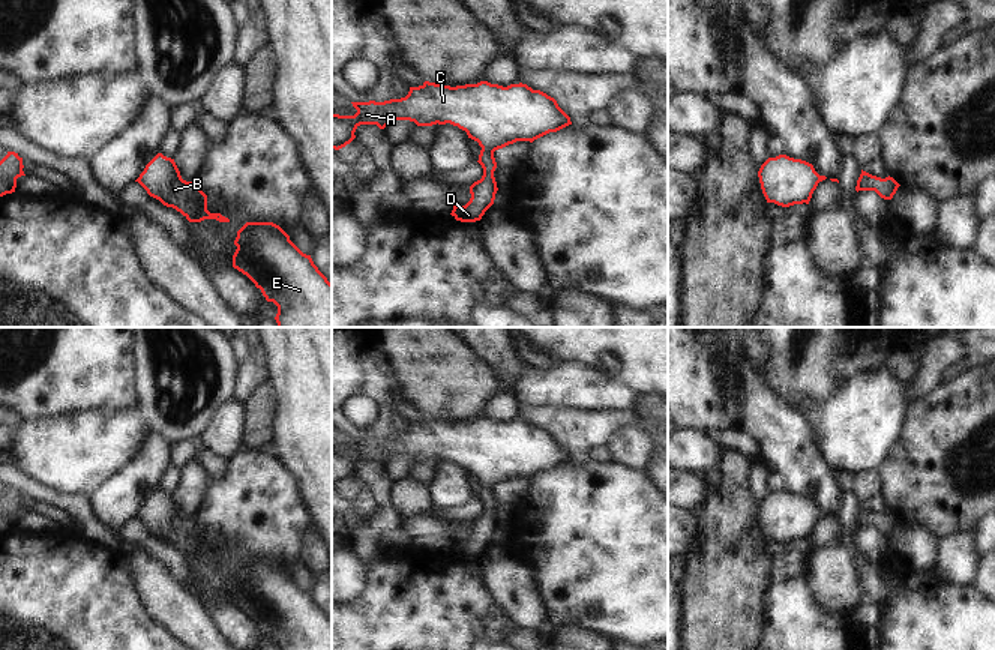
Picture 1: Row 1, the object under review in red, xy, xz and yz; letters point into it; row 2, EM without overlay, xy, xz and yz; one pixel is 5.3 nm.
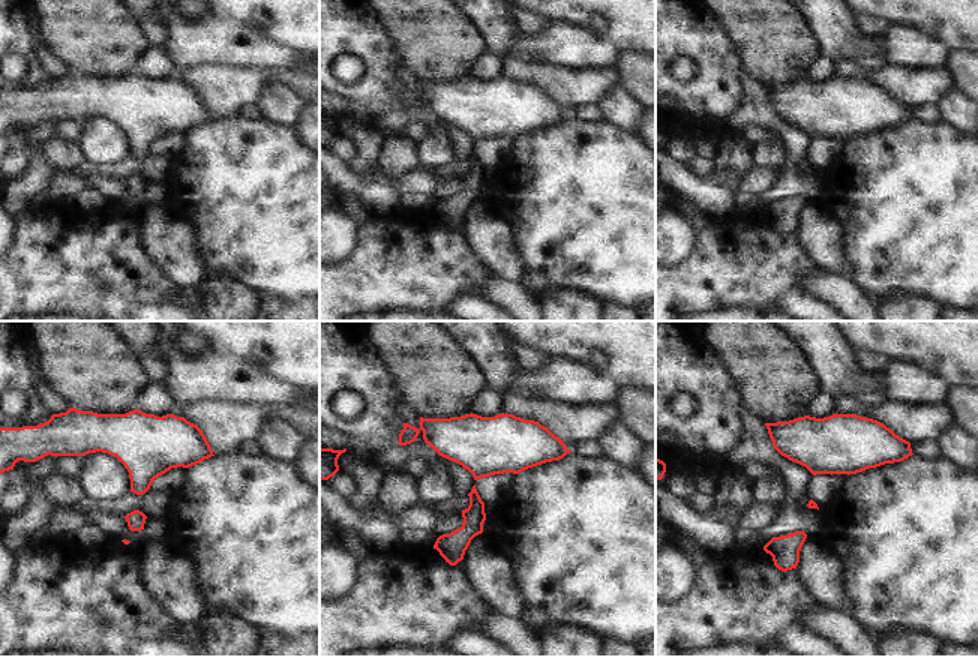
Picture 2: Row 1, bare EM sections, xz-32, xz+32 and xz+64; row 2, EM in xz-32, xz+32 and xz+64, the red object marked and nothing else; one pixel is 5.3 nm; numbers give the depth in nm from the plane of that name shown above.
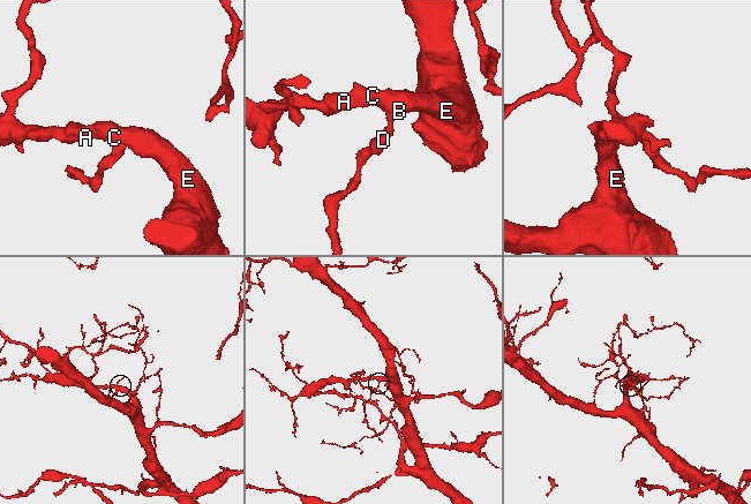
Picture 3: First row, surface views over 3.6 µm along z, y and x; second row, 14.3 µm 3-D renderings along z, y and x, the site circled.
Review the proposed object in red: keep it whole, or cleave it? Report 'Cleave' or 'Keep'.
Keep

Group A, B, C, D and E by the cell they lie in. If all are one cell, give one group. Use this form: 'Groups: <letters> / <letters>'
Groups: A B C D E

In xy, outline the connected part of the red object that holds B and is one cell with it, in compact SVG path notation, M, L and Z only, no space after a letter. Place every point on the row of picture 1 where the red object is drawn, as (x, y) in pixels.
M158 153L146 165L135 182L164 206L180 212L189 222L201 222L204 219L230 222L221 213L207 210L207 195L201 191L198 179L194 182L183 180L174 159L162 153Z

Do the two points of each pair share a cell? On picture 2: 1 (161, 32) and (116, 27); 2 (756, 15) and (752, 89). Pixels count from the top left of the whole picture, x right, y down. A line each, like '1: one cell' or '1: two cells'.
1: two cells
2: two cells

